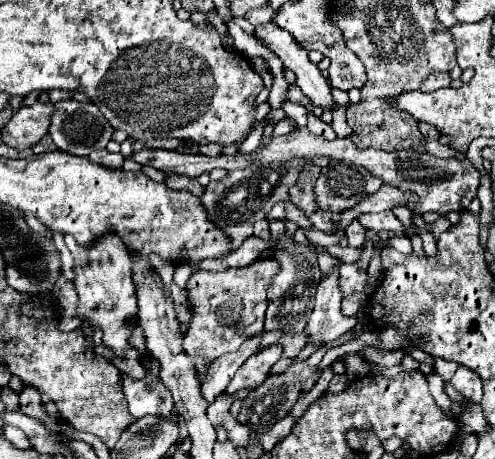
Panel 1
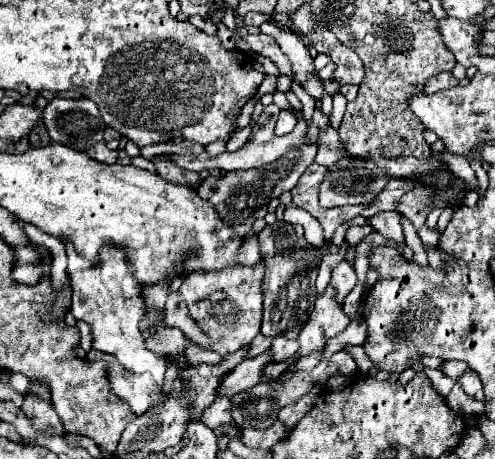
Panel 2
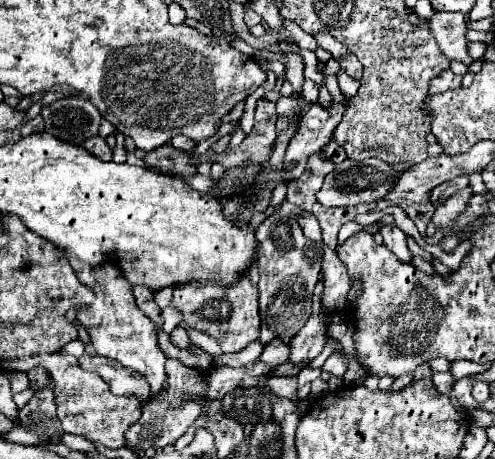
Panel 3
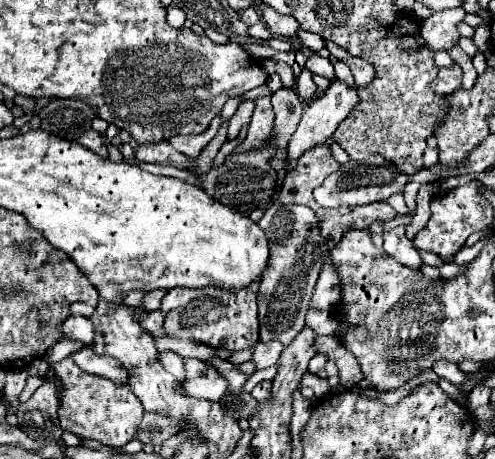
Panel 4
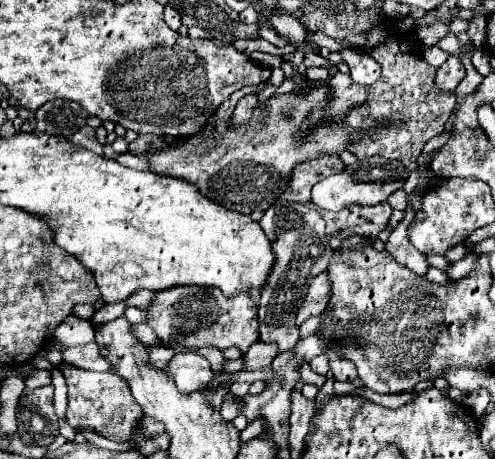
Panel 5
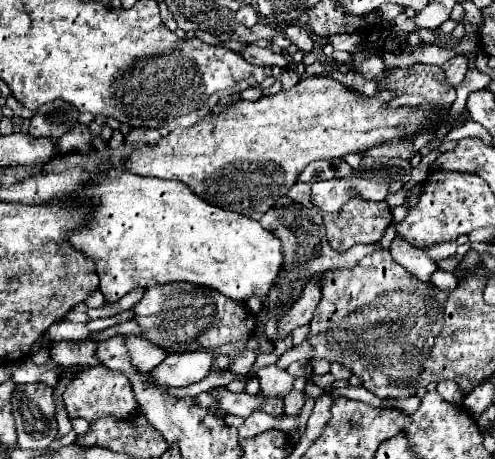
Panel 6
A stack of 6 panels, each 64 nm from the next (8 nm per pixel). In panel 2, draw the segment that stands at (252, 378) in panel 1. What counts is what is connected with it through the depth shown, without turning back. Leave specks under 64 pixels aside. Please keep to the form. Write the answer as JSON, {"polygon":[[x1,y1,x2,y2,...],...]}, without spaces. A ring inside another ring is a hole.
{"polygon":[[262,352,256,358,248,358,242,364,236,366,236,370,232,370,230,374,226,374,222,378,222,386,218,388,218,394,222,396,234,396,240,392,246,392,250,388,254,388,256,384,260,384,262,376,264,376,264,368,272,362,272,354,270,352]]}

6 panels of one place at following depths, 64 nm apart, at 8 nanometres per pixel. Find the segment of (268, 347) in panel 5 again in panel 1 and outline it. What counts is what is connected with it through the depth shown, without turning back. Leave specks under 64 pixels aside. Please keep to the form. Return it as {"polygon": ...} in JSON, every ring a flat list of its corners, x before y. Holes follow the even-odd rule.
{"polygon":[[306,332,284,334,280,338,280,344,284,344,284,358,296,358,300,354,300,350,308,344,308,336,306,336]]}

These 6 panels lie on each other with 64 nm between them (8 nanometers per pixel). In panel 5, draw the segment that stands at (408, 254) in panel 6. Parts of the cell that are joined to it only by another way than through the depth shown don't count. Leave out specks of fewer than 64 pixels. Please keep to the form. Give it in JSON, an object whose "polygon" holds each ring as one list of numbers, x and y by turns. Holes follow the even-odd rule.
{"polygon":[[408,205,404,219,392,230,392,234,386,240,386,252,390,252,398,264,412,268,412,272,416,272,418,276,424,276,428,270,426,256,422,252,416,252,416,248,412,248,412,244,408,240,408,224,415,215,416,212]]}

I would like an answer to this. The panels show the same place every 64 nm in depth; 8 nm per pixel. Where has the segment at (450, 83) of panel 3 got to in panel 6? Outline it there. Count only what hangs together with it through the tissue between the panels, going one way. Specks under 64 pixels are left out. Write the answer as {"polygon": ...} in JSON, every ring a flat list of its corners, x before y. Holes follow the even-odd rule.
{"polygon":[[454,56,452,60,448,60,446,64,442,64,442,70,446,74,444,84,448,86,458,86,468,70,468,58,466,56]]}

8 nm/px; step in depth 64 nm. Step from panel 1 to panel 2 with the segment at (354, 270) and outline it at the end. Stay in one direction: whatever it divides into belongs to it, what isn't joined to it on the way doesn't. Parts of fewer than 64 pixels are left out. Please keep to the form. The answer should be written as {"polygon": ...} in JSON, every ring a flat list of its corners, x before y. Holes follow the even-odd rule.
{"polygon":[[342,262,342,264,338,264,338,266,332,270,330,284,336,288,336,298,338,298,338,302,344,302,344,298,350,294,350,290,356,286,356,282,358,282,358,276,356,276,352,264]]}

